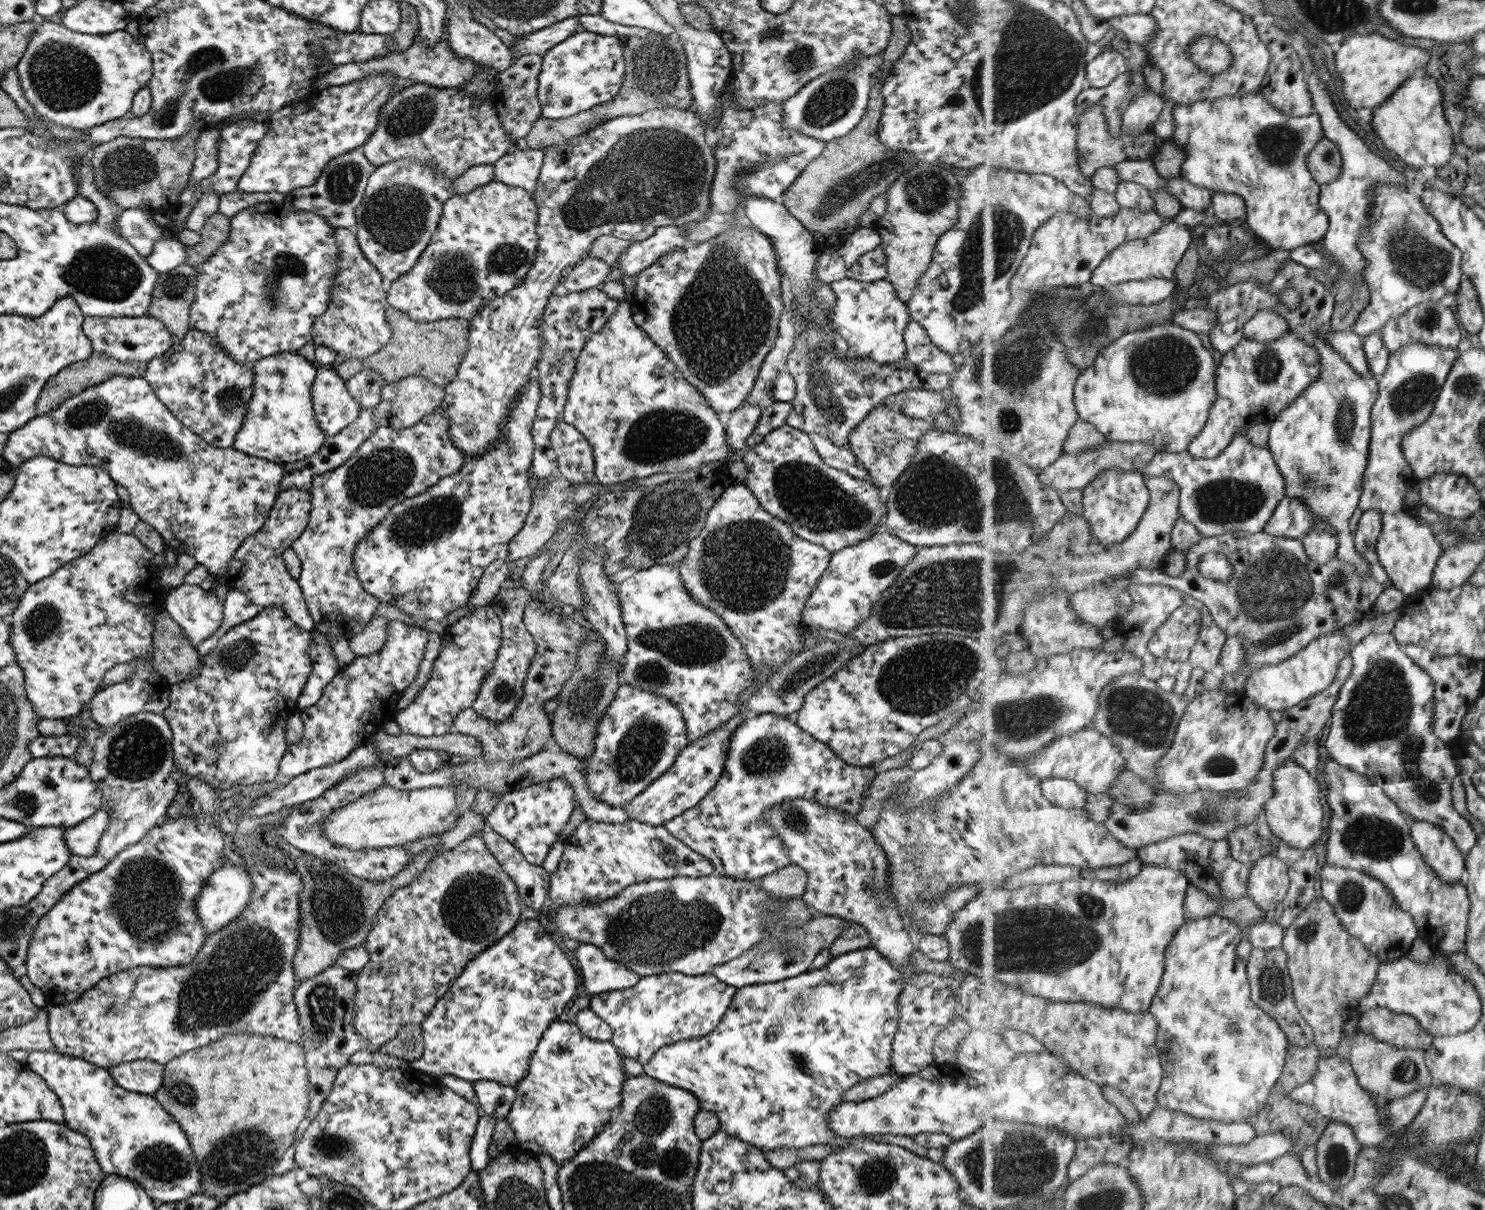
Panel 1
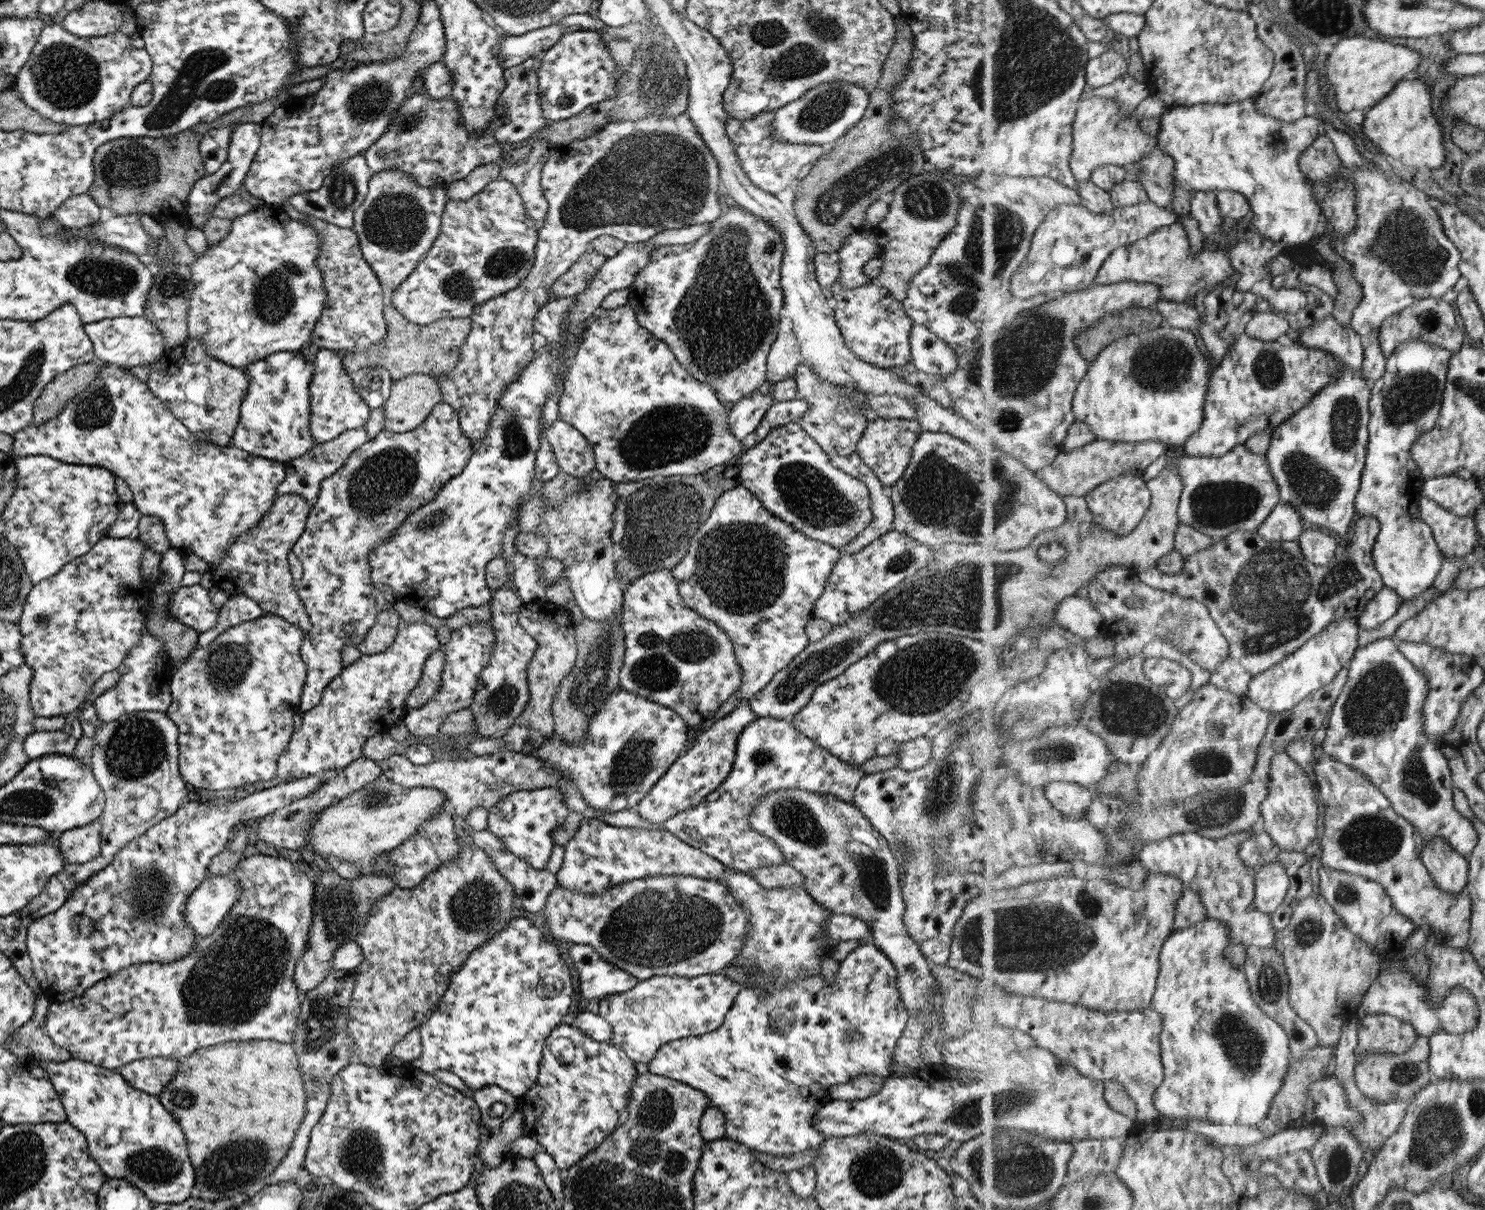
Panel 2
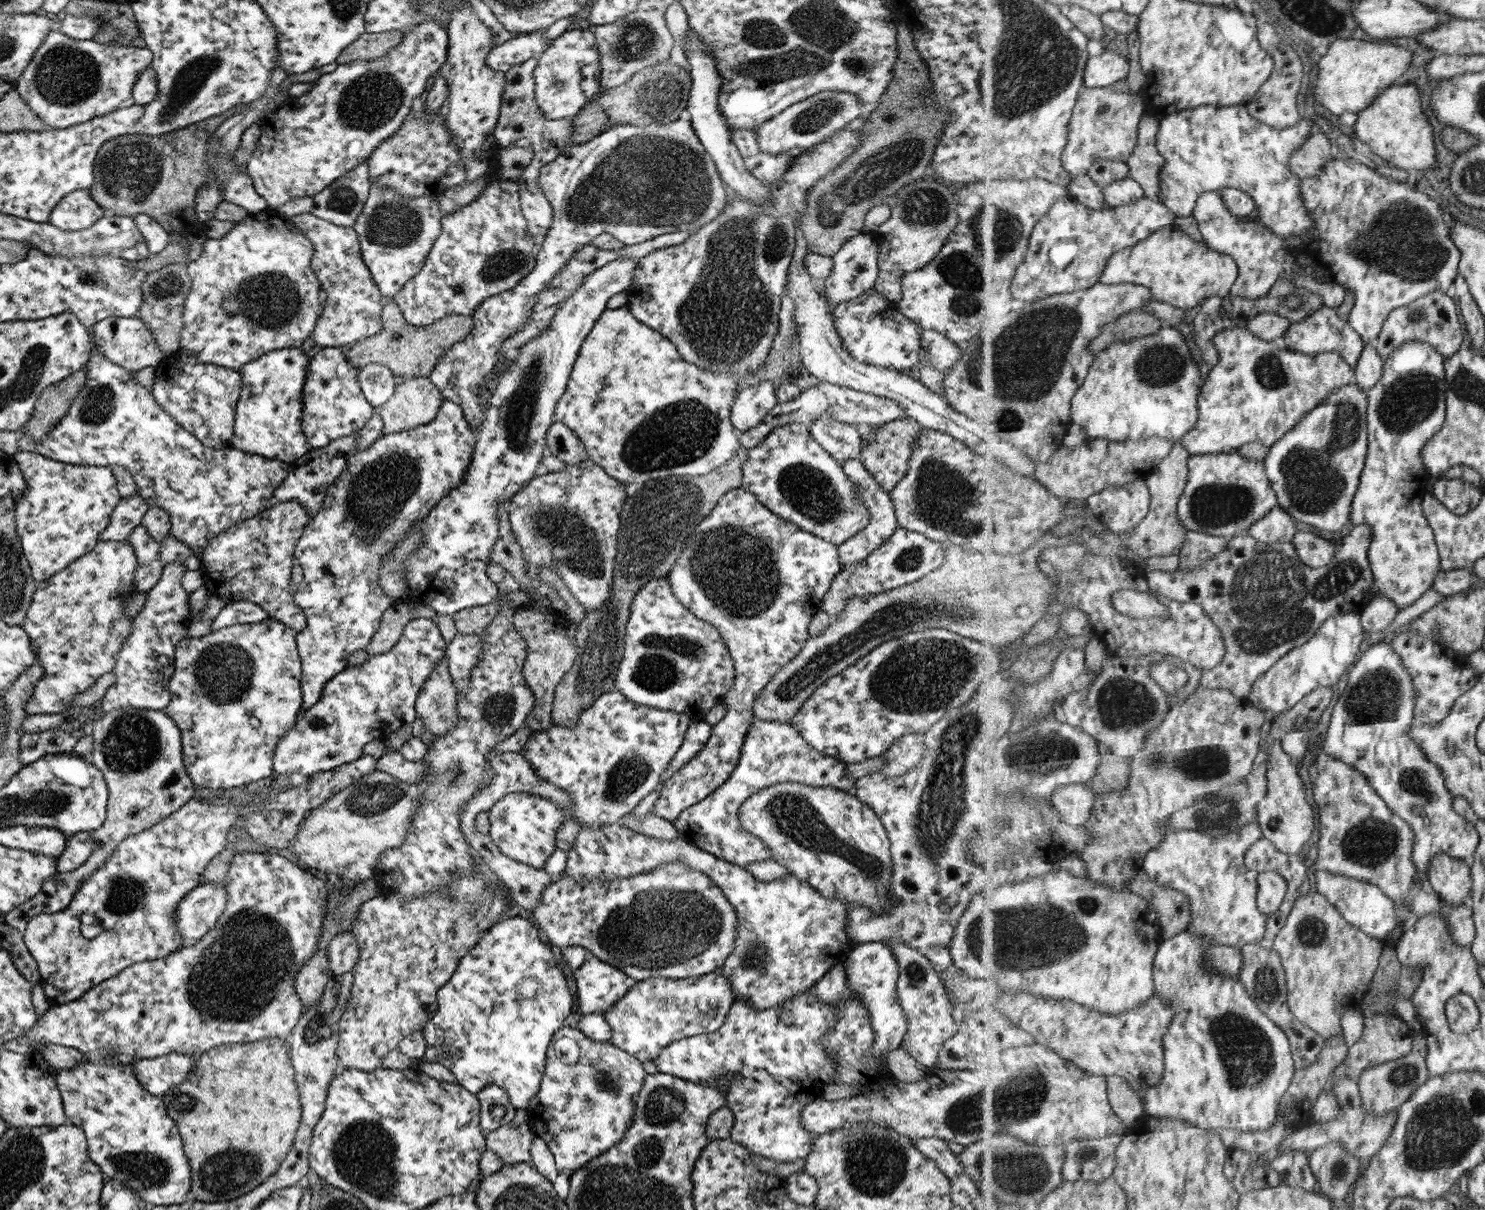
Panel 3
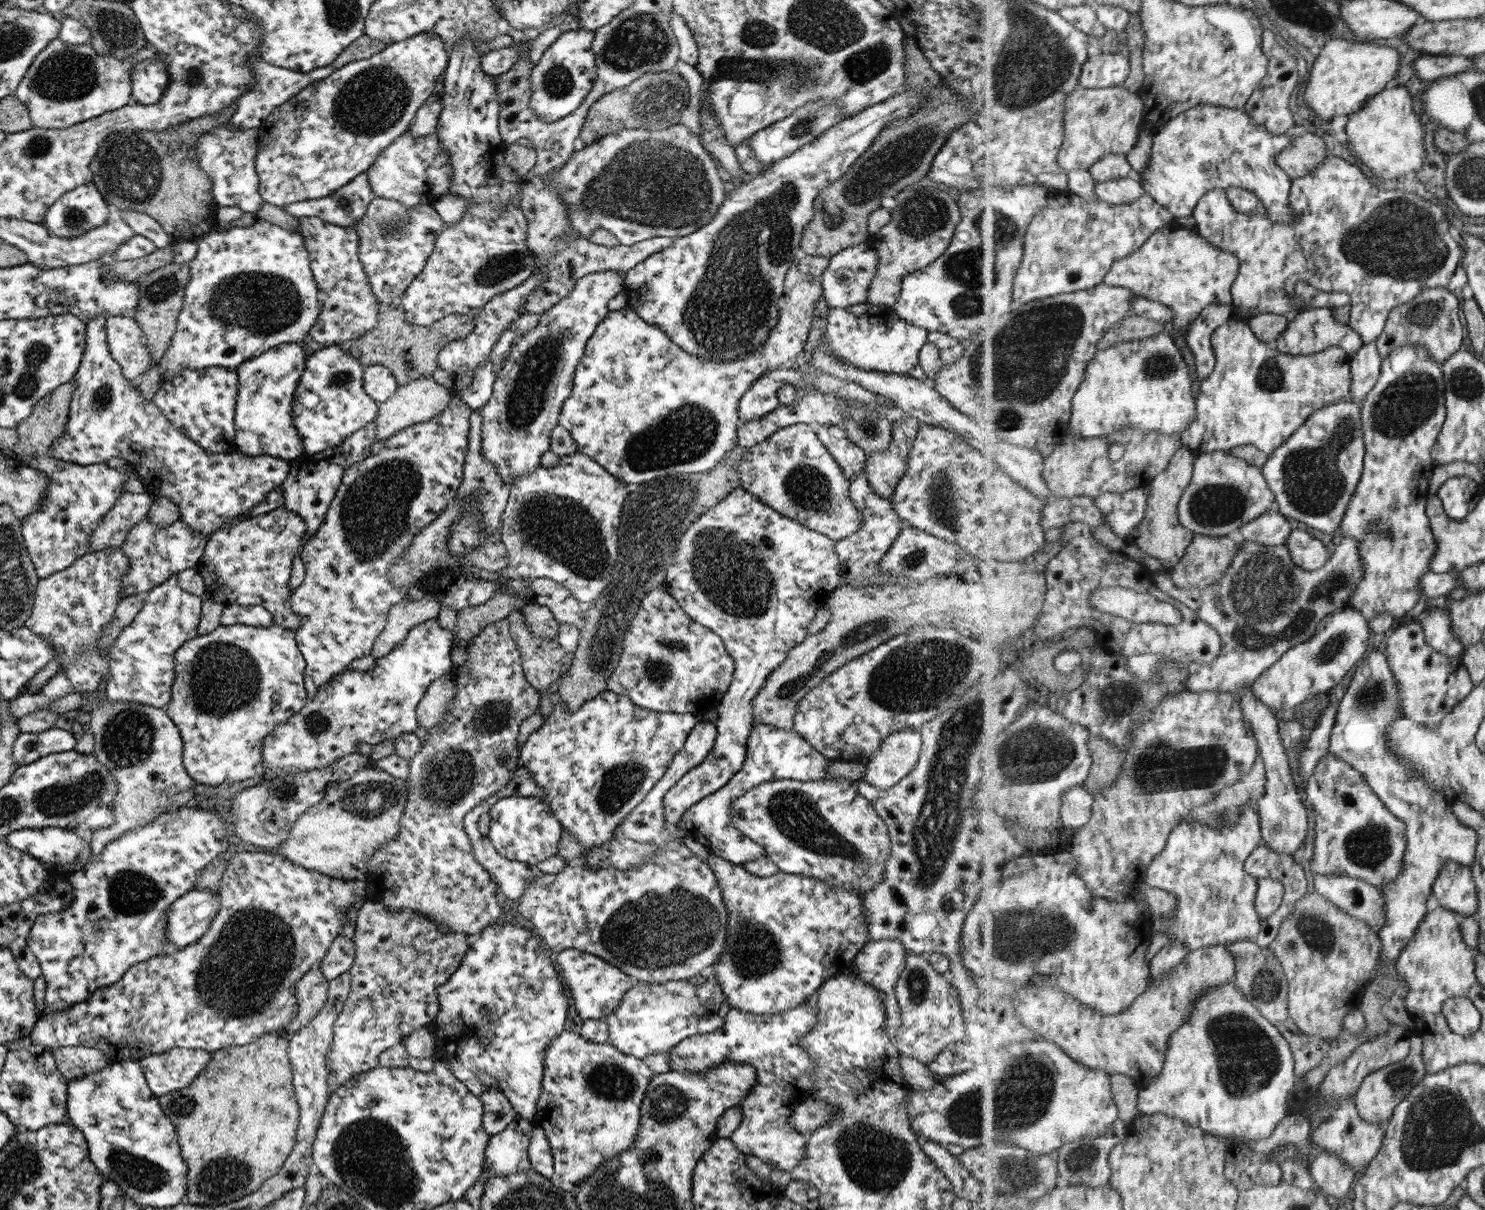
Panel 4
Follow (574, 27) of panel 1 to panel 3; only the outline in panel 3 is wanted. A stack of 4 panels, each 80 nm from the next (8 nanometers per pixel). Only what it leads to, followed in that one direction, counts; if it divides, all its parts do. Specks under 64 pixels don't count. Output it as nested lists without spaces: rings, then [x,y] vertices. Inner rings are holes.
[[[542,31],[518,35],[502,44],[493,46],[489,55],[485,57],[485,64],[491,70],[505,72],[525,60],[536,59],[549,43],[550,40],[543,37]]]

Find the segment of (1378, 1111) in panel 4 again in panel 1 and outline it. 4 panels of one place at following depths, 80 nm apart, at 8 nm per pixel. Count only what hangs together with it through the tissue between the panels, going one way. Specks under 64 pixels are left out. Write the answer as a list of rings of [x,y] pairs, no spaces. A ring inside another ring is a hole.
[[[1358,1031],[1354,1036],[1350,1061],[1357,1073],[1359,1084],[1372,1095],[1385,1101],[1403,1099],[1412,1092],[1421,1091],[1431,1084],[1432,1074],[1426,1063],[1426,1051],[1421,1049],[1400,1049],[1388,1042],[1381,1042],[1373,1035]]]

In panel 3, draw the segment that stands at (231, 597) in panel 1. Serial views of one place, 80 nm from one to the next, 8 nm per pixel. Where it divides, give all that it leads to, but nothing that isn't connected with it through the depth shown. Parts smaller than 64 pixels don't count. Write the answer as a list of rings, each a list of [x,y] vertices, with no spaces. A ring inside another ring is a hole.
[[[244,600],[225,602],[210,624],[210,632],[233,624],[253,624],[267,618],[267,613],[258,605]]]

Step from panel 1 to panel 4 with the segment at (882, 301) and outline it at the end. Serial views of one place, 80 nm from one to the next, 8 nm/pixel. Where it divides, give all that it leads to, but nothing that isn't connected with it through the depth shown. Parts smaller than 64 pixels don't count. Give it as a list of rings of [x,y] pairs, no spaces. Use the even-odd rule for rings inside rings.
[[[869,302],[843,308],[830,308],[822,342],[824,353],[851,363],[858,369],[905,375],[918,364],[918,350],[926,343],[928,332],[907,324],[889,306]]]

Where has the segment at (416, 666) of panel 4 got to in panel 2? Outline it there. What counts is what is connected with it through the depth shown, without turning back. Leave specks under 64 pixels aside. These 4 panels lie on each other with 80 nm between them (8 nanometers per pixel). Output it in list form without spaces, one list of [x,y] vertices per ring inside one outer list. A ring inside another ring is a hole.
[[[401,621],[397,625],[394,639],[383,652],[361,655],[350,665],[344,666],[323,689],[320,701],[313,708],[302,713],[300,727],[291,733],[286,748],[277,758],[276,776],[282,780],[293,780],[318,773],[332,773],[362,757],[361,750],[367,738],[387,733],[394,724],[402,722],[402,716],[407,710],[404,706],[405,697],[412,692],[419,680],[427,655],[439,649],[439,646],[435,628],[424,622]]]

